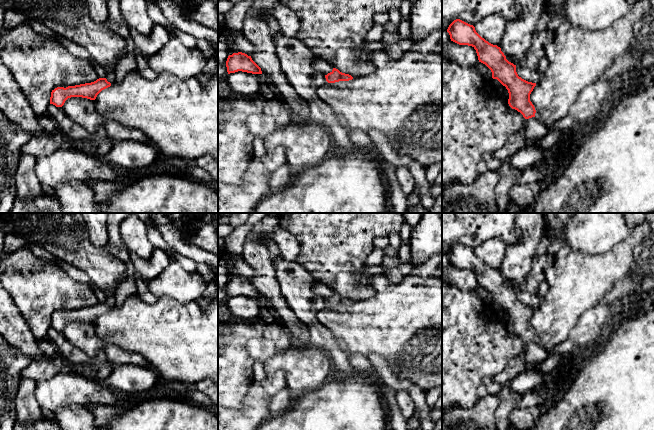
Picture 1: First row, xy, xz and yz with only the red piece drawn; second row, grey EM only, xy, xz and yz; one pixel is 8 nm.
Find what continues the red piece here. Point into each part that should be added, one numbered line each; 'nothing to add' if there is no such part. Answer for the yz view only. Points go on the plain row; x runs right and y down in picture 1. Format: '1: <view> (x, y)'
1: yz (534, 354)

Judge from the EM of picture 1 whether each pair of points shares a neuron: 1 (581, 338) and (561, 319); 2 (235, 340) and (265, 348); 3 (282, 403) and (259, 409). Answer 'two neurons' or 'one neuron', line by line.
1: two neurons
2: two neurons
3: two neurons

